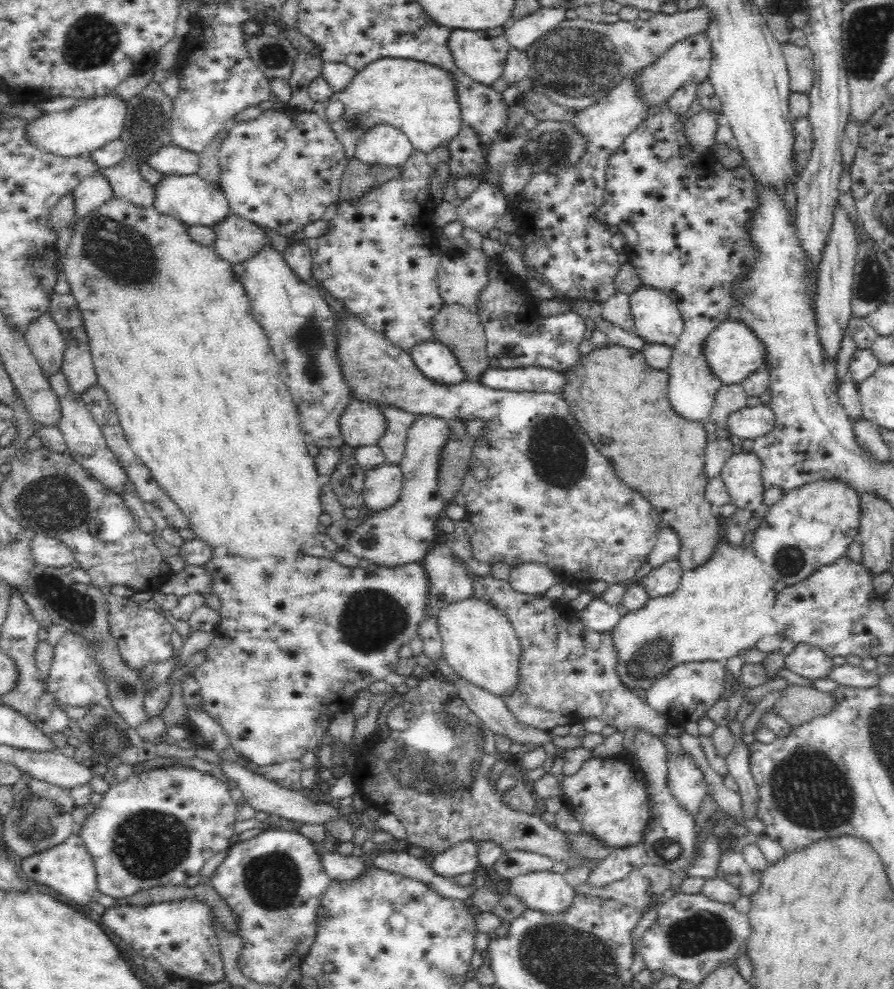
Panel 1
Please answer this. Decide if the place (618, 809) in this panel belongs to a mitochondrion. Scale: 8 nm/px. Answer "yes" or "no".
no

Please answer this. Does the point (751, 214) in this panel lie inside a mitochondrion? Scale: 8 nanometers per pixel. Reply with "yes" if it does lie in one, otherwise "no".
no

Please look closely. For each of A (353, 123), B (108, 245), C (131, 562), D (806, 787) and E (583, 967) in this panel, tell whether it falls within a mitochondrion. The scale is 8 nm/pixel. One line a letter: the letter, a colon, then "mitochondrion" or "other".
A: mitochondrion
B: mitochondrion
C: other
D: mitochondrion
E: mitochondrion

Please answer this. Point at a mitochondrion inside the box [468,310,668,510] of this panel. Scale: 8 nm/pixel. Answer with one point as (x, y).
(558, 454)

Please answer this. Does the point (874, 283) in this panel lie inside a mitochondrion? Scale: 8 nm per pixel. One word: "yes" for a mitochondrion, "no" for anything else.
yes

